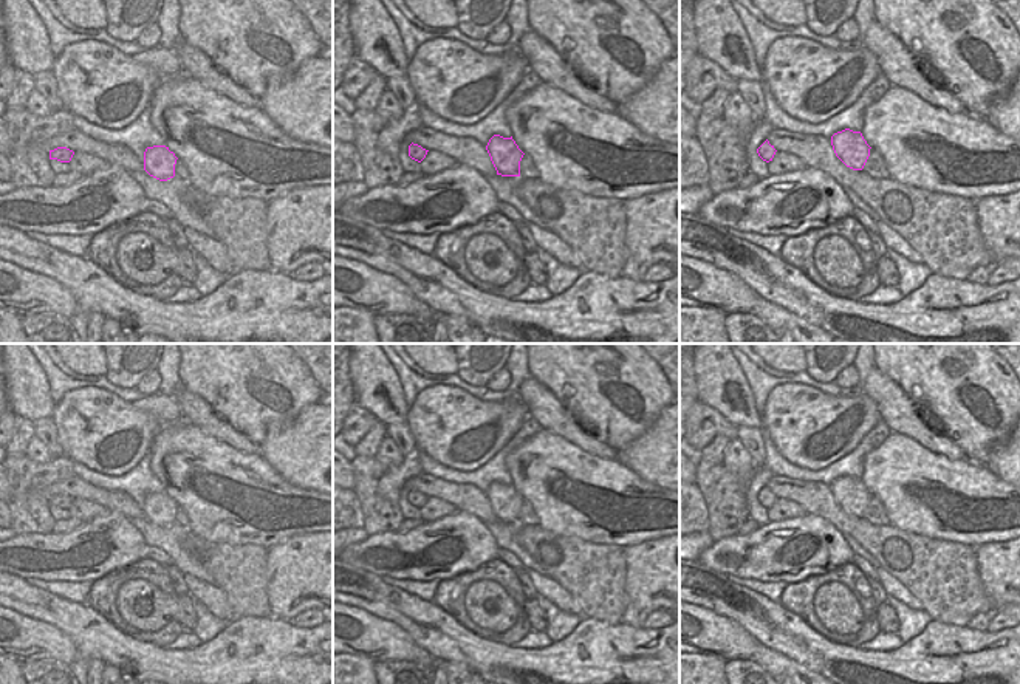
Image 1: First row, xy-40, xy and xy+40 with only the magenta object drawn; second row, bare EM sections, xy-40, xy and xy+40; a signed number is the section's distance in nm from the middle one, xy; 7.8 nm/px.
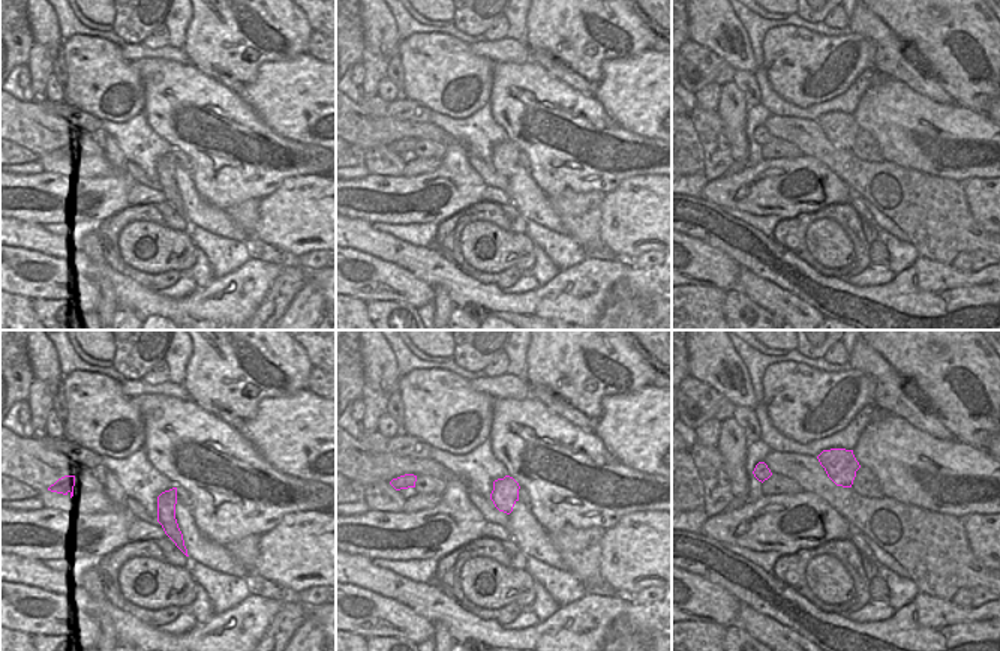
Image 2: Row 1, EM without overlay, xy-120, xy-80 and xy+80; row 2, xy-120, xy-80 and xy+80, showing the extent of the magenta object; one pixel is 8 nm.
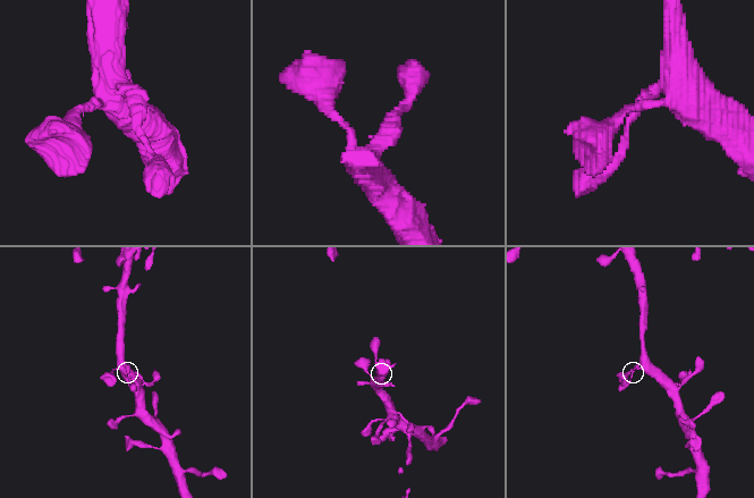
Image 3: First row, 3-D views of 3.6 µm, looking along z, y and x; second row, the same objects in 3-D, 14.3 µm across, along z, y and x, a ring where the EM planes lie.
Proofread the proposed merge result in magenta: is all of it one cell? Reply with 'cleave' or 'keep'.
keep

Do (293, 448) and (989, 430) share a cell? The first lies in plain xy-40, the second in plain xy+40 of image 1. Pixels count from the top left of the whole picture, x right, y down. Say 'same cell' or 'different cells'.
different cells

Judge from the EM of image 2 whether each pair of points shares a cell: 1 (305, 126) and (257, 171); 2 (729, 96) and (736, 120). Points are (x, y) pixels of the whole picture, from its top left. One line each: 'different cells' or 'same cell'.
1: different cells
2: same cell

